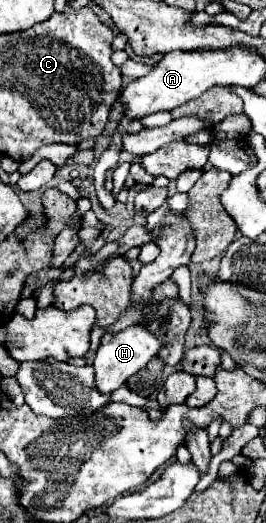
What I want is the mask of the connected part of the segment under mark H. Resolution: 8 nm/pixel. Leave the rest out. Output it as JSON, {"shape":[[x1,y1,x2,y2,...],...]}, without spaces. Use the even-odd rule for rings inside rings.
{"shape":[[131,325,129,329,111,333,107,331,101,339,97,357,93,361,95,367,95,385,101,393,113,393,115,389,119,389,121,385,125,385,125,381,135,375,139,369,143,369,163,347,165,343,161,339,157,339,153,333,149,333,145,327,141,325]]}

